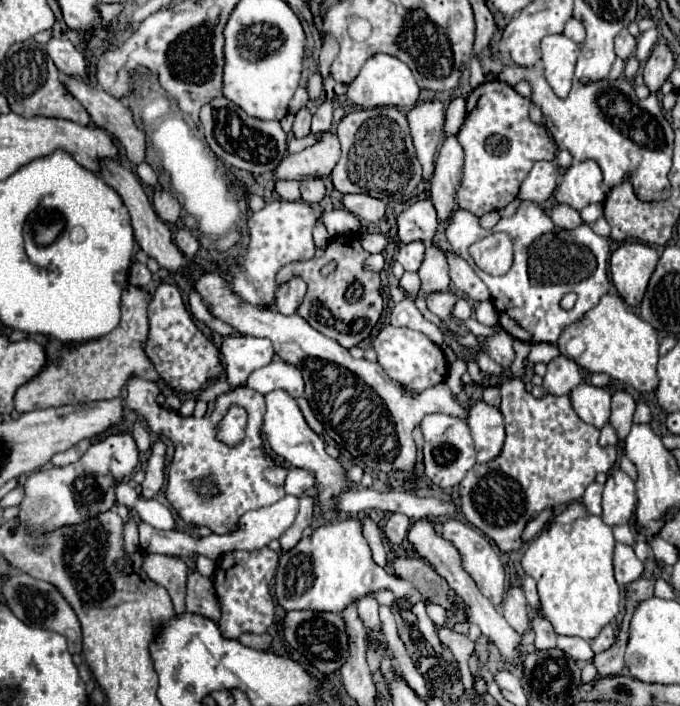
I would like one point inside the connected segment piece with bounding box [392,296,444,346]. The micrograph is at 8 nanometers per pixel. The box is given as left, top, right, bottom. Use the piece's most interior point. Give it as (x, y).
(405, 313)

